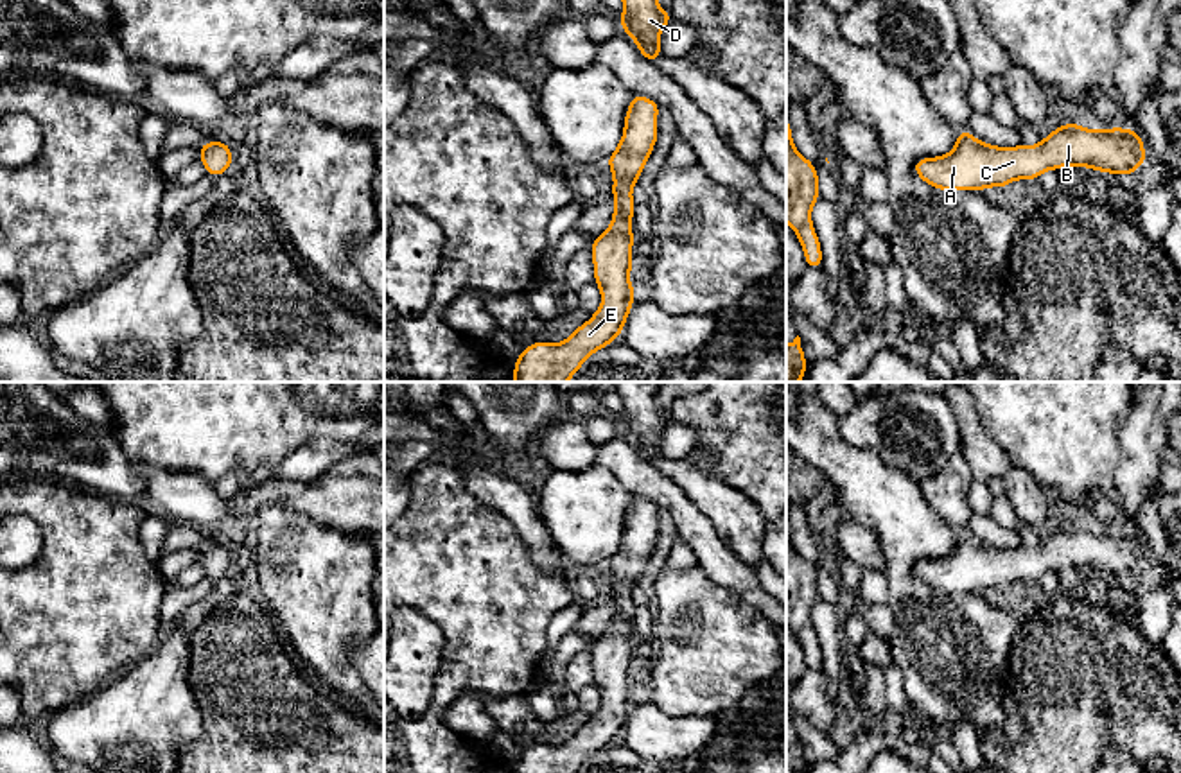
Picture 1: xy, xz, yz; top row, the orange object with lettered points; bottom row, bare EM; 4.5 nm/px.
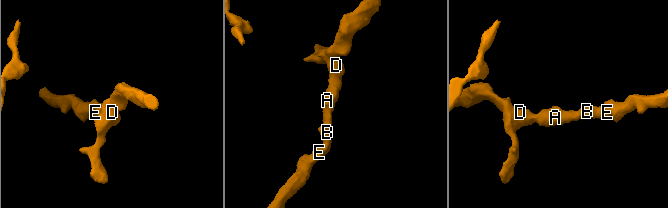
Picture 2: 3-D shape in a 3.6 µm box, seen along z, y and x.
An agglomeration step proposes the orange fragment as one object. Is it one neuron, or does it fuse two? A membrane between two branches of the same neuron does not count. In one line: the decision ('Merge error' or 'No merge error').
No merge error

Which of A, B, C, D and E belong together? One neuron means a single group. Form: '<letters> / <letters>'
A B C D E

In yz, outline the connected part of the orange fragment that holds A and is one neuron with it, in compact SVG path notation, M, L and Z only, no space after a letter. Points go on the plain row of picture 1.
M1073 522L1052 531L1037 547L998 549L958 533L951 554L921 560L914 574L937 592L1003 590L1014 581L1037 581L1045 572L1088 569L1107 576L1134 576L1147 563L1142 536L1125 529L1086 531Z

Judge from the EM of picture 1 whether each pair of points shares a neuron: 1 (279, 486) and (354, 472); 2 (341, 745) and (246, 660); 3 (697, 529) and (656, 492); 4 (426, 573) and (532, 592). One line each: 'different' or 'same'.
1: same
2: same
3: same
4: same

